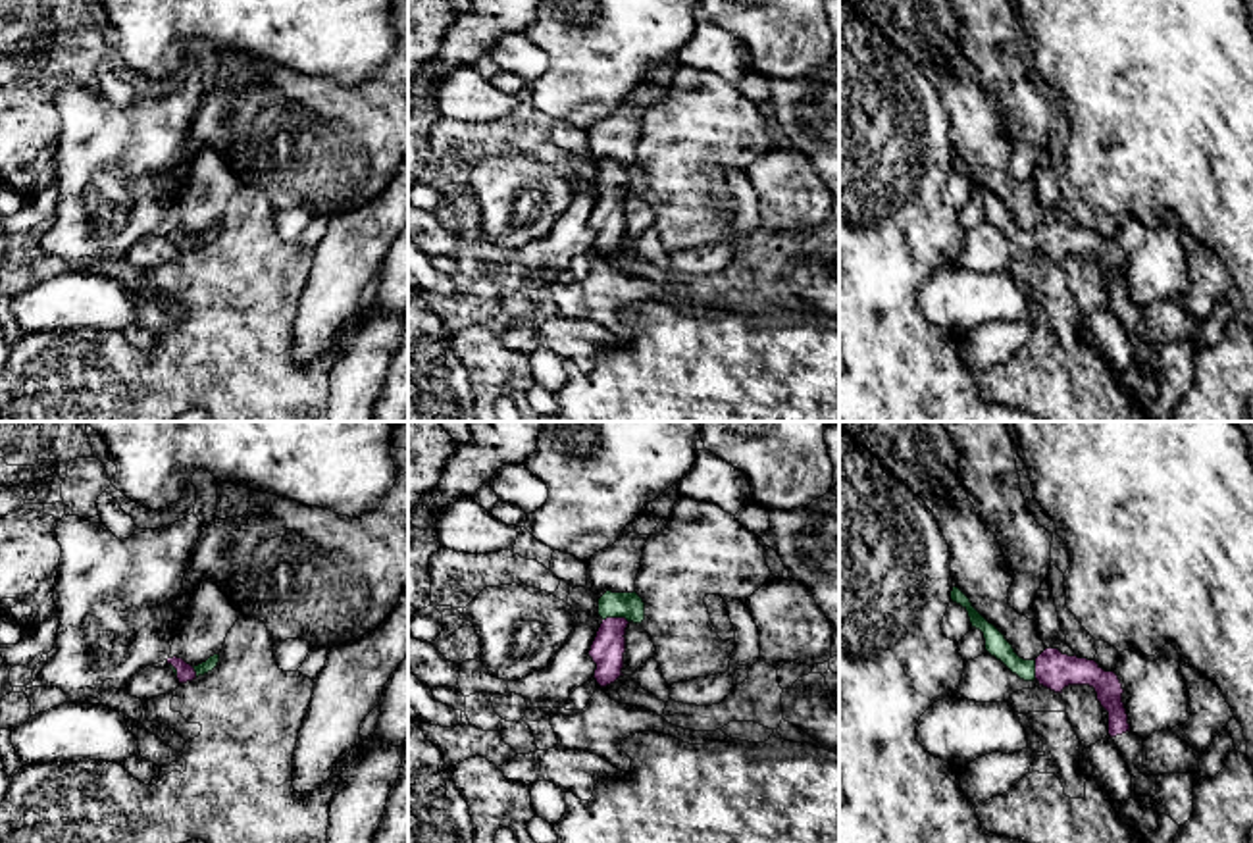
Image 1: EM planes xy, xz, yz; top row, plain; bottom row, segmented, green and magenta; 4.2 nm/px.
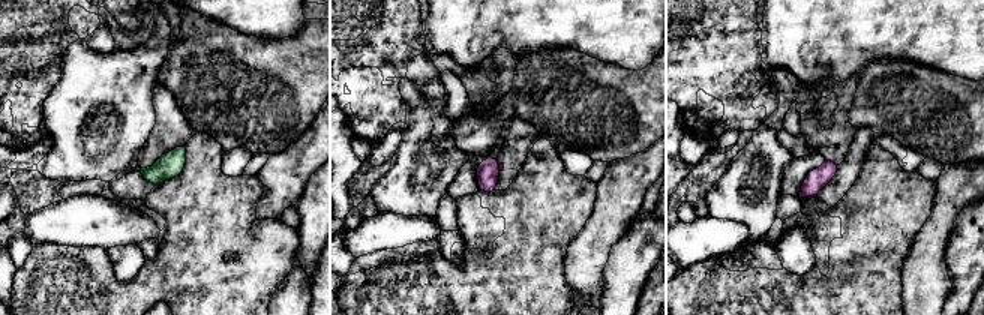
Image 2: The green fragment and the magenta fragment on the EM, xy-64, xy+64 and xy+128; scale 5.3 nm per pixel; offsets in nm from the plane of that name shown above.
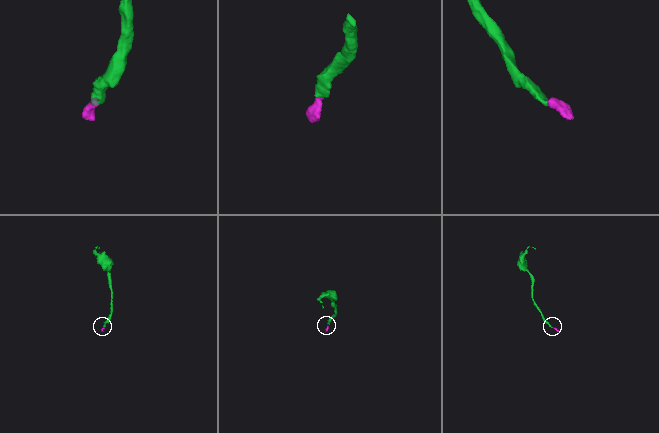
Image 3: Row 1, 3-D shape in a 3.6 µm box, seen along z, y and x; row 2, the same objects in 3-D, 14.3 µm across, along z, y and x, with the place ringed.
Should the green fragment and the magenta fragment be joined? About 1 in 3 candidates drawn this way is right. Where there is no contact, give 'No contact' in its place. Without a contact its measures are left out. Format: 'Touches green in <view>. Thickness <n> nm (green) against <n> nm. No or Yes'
Touches green in xz. Thickness 110 nm (green) against 140 nm. Yes

